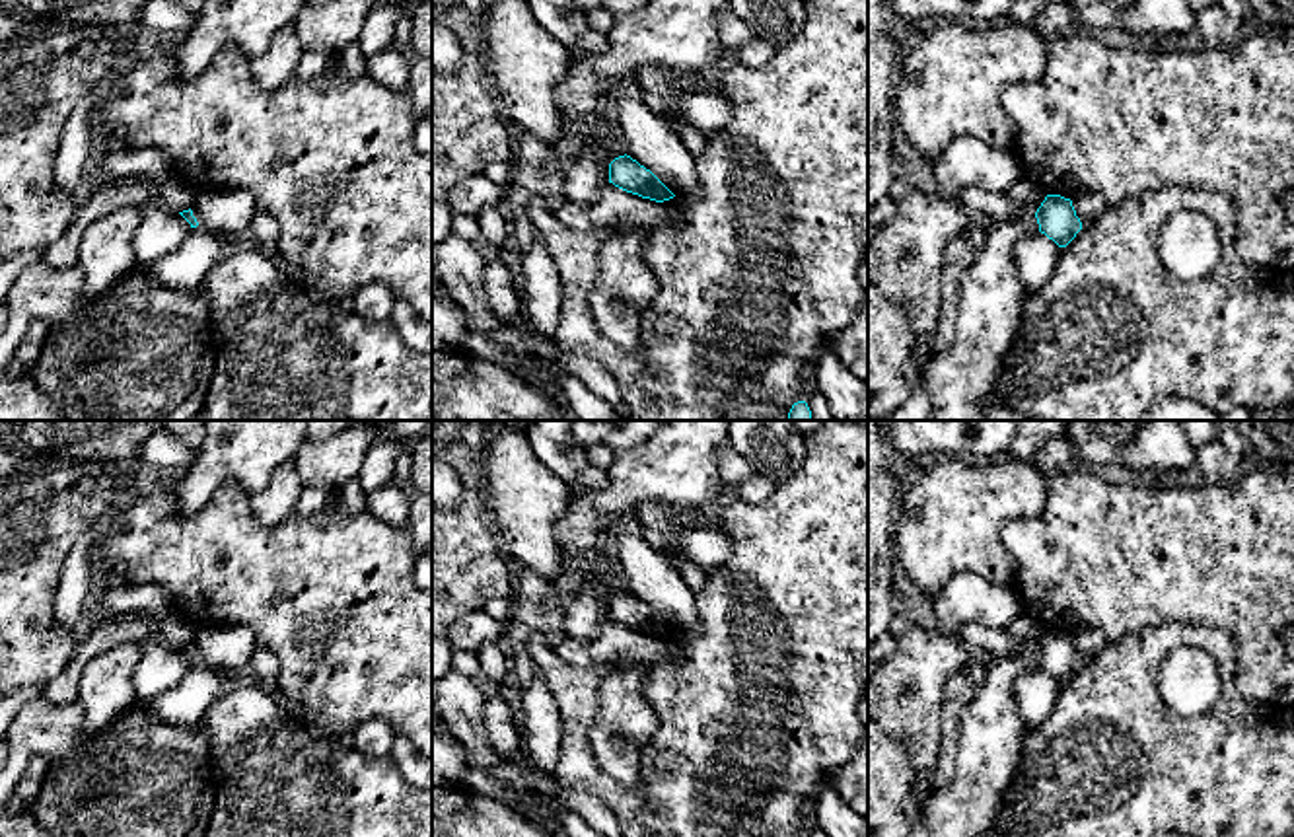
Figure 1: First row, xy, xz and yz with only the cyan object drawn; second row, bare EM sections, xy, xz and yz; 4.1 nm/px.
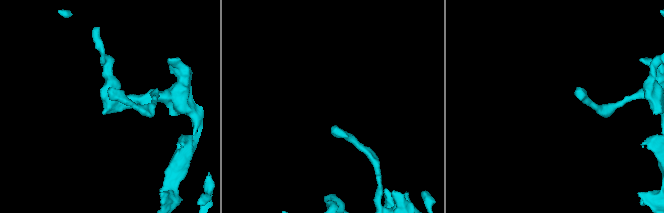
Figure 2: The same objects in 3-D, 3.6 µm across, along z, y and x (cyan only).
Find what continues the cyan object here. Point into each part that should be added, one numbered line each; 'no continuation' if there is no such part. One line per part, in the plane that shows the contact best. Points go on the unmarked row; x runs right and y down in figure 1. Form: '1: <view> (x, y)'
no continuation

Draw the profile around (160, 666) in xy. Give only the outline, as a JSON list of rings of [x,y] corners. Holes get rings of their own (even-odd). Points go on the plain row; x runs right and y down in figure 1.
[[[156,637],[148,638],[134,668],[132,681],[140,699],[171,689],[191,668],[191,660]]]

